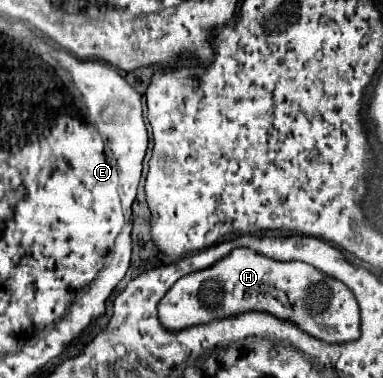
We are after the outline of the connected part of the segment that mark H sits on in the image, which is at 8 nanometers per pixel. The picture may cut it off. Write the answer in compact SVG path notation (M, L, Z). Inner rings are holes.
M237 248L213 266L177 280L159 304L159 320L169 330L183 330L249 310L293 320L325 342L347 342L359 336L359 306L353 292L339 280L303 262L279 262L249 248Z

